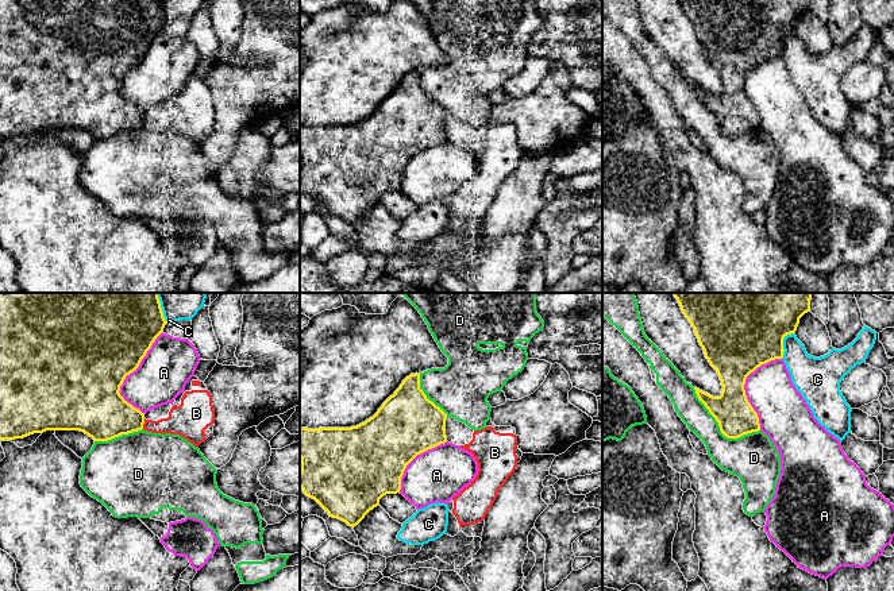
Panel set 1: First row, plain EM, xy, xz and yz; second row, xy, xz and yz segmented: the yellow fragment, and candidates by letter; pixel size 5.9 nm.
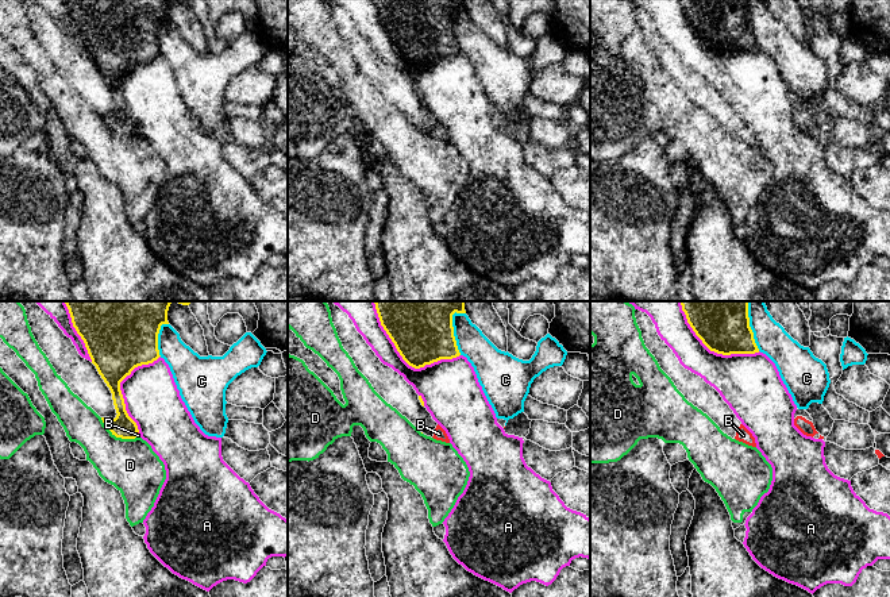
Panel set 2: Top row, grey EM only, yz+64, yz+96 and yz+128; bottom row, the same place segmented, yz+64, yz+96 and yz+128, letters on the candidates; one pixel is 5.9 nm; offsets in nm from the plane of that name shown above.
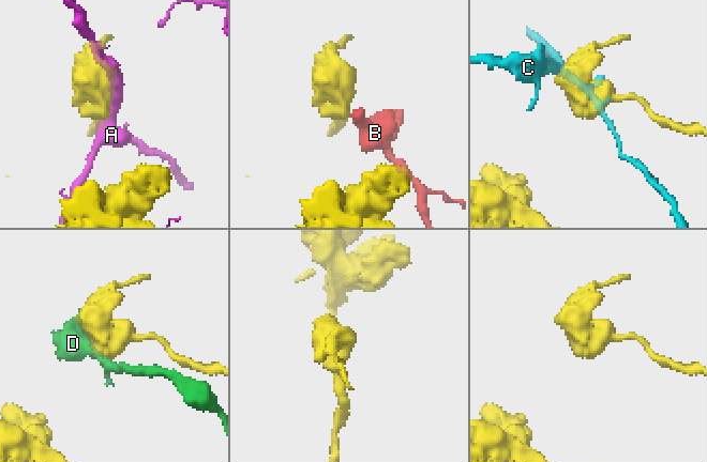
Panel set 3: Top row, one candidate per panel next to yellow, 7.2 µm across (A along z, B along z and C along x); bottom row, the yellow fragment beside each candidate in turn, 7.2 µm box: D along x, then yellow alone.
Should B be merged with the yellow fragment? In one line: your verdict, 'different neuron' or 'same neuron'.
different neuron

